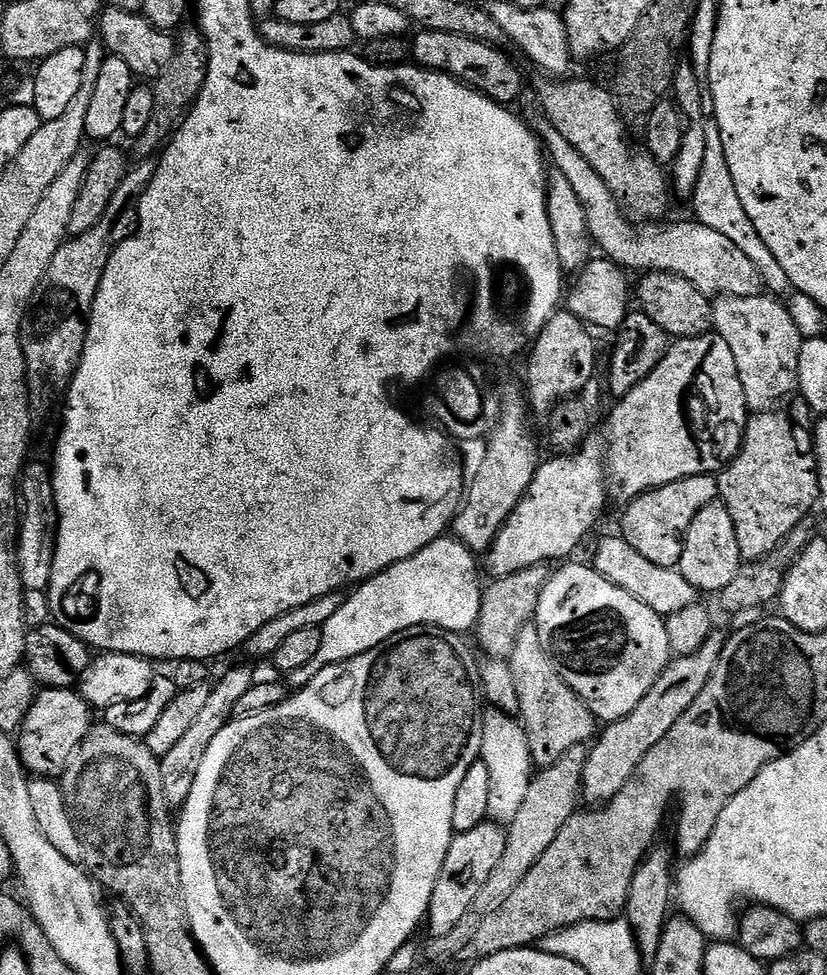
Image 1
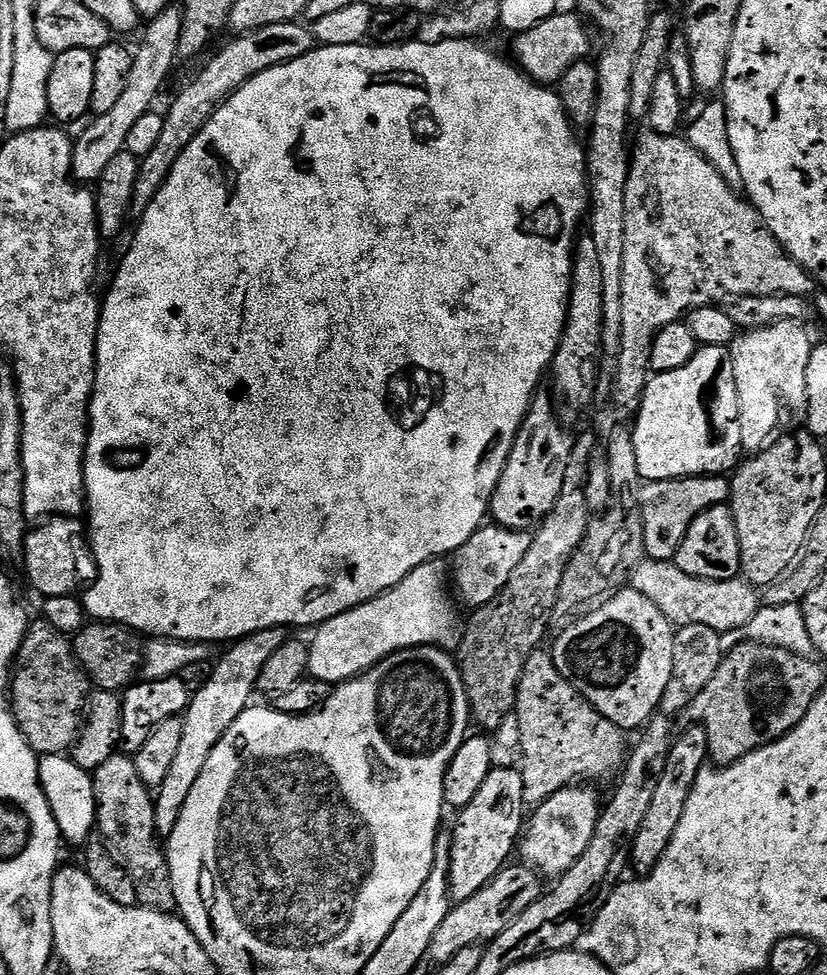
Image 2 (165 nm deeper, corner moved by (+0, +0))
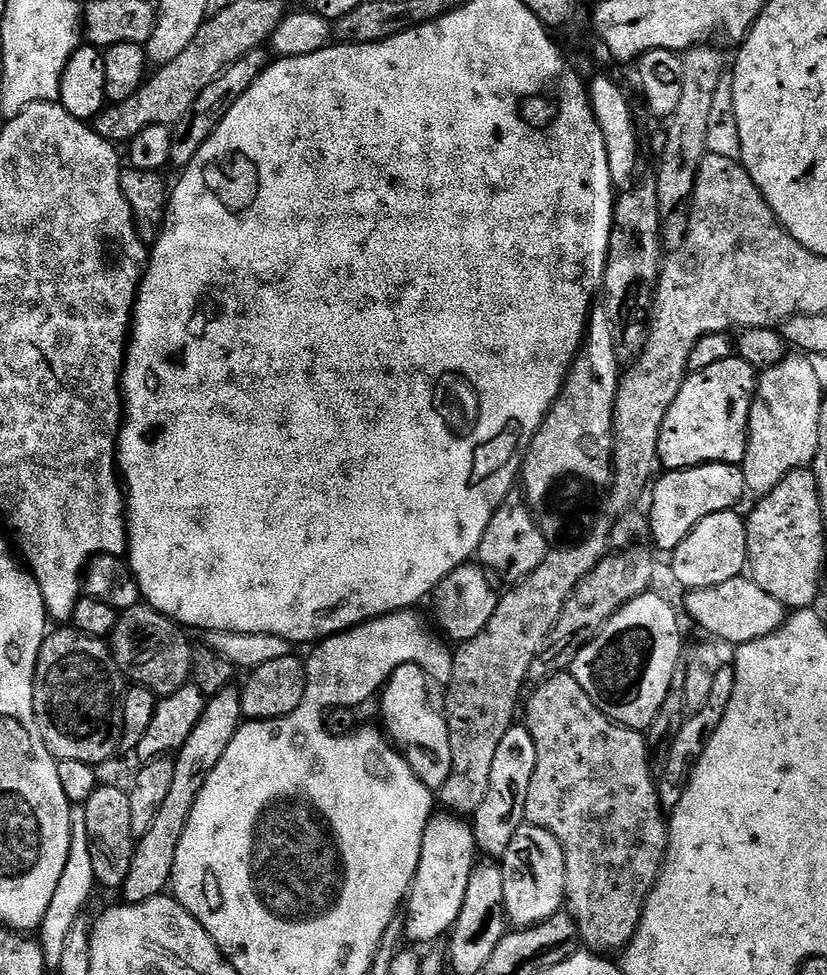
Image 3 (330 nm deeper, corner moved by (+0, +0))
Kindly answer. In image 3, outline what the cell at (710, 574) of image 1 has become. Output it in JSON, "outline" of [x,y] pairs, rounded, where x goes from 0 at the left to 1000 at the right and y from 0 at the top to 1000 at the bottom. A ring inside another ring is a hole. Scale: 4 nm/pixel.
{"outline":[[[886,523],[859,527],[859,531],[849,531],[849,535],[844,535],[844,539],[839,539],[839,544],[834,544],[834,548],[830,548],[830,552],[825,552],[821,560],[810,567],[813,591],[827,602],[827,605],[873,601],[873,597],[894,595],[901,590],[904,582],[904,557],[902,556],[904,538],[901,530],[894,529],[892,526],[894,524]]]}

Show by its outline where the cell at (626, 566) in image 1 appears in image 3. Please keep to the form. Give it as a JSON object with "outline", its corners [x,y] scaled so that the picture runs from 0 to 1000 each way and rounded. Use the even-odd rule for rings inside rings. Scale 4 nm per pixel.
{"outline":[[[908,593],[873,597],[873,601],[839,603],[828,611],[832,612],[827,615],[827,624],[833,634],[844,643],[852,644],[857,653],[886,663],[936,650],[950,635],[948,621],[941,617],[941,613],[931,613],[931,609],[926,609],[926,605],[921,605],[921,601],[913,599]]]}

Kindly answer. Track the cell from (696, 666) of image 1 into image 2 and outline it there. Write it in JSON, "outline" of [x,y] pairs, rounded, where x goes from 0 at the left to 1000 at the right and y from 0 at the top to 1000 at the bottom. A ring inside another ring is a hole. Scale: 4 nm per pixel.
{"outline":[[[688,806],[675,810],[664,821],[647,826],[636,845],[636,852],[626,866],[626,878],[632,885],[654,899],[676,901],[704,880],[728,832],[728,819],[716,806]]]}

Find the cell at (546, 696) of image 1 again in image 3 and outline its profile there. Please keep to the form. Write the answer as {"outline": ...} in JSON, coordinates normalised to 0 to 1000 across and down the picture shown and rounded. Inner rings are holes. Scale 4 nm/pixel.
{"outline":[[[683,687],[674,689],[670,693],[664,693],[661,697],[652,698],[647,703],[643,715],[638,718],[638,727],[632,727],[631,738],[638,748],[641,757],[646,757],[646,769],[648,770],[648,785],[646,786],[646,798],[641,798],[641,810],[636,814],[636,831],[634,839],[637,844],[651,847],[655,851],[663,851],[677,865],[680,876],[684,882],[684,911],[682,922],[684,924],[686,938],[690,939],[696,948],[696,958],[700,967],[710,975],[717,978],[748,977],[758,972],[759,965],[769,957],[774,949],[774,938],[779,932],[779,927],[784,919],[788,916],[788,911],[793,908],[793,902],[798,898],[798,890],[803,886],[803,877],[808,871],[808,846],[805,844],[804,830],[798,827],[798,819],[793,813],[793,800],[791,791],[785,784],[784,760],[778,750],[768,747],[753,747],[750,743],[742,743],[699,704],[699,699],[692,694],[690,688]]]}

